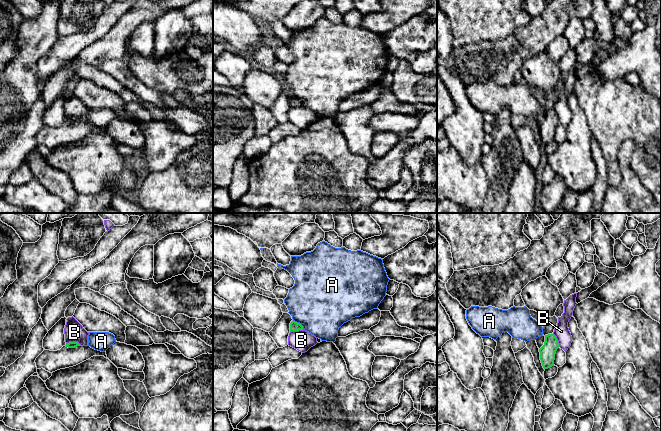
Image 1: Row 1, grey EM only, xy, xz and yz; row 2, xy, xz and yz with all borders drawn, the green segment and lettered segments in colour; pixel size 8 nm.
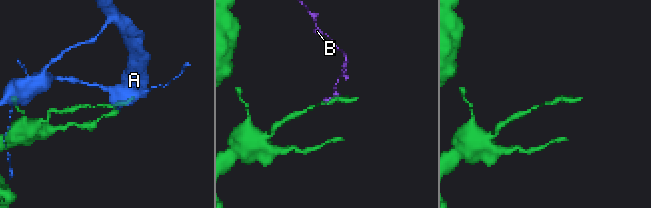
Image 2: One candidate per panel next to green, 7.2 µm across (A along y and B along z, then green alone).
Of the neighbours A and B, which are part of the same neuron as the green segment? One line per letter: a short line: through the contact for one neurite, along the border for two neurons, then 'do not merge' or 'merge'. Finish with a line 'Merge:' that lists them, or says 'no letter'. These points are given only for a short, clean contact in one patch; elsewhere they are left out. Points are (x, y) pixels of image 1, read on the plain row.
A: do not merge
B: line xy (66, 119), (78, 118), (81, 121); do not merge
Merge: no letter

